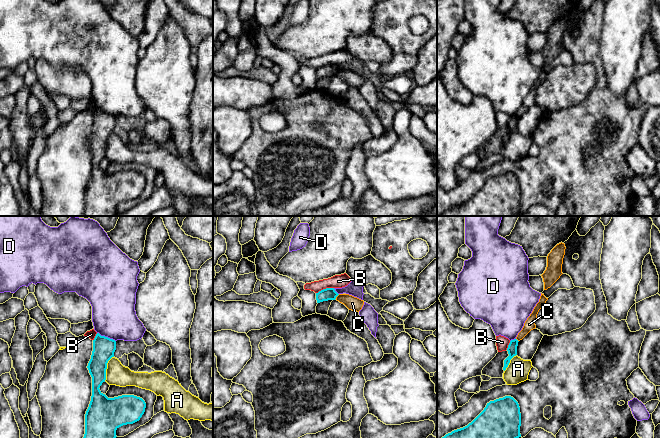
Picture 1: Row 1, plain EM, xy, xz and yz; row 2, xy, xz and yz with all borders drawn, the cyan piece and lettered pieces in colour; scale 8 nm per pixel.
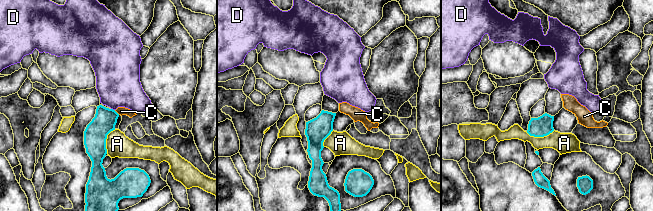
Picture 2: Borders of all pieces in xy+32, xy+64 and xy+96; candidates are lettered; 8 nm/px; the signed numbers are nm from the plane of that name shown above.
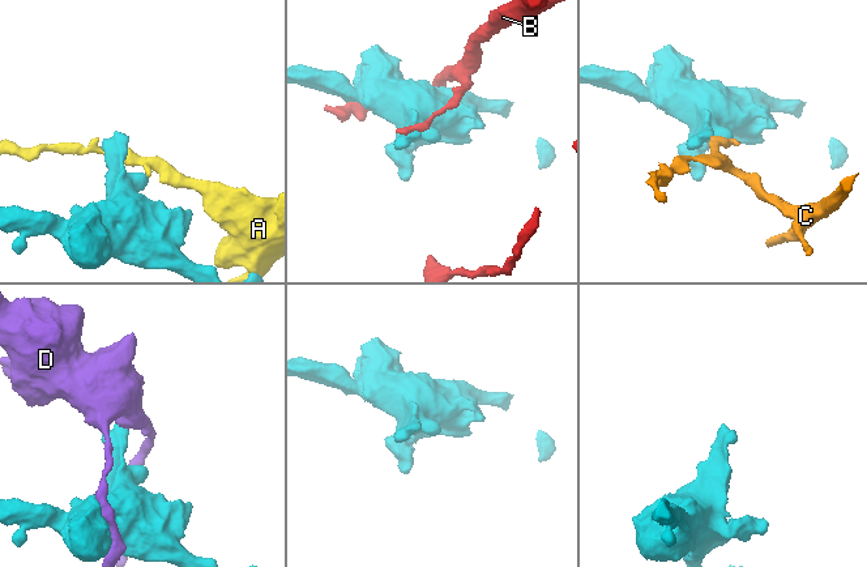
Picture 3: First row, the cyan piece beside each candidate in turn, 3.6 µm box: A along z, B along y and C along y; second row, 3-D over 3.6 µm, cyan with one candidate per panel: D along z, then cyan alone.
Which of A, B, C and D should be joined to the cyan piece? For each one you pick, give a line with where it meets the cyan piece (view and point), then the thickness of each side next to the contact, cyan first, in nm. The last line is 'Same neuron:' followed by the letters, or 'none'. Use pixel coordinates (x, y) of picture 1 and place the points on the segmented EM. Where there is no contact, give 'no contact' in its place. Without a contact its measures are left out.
Same neuron: none

